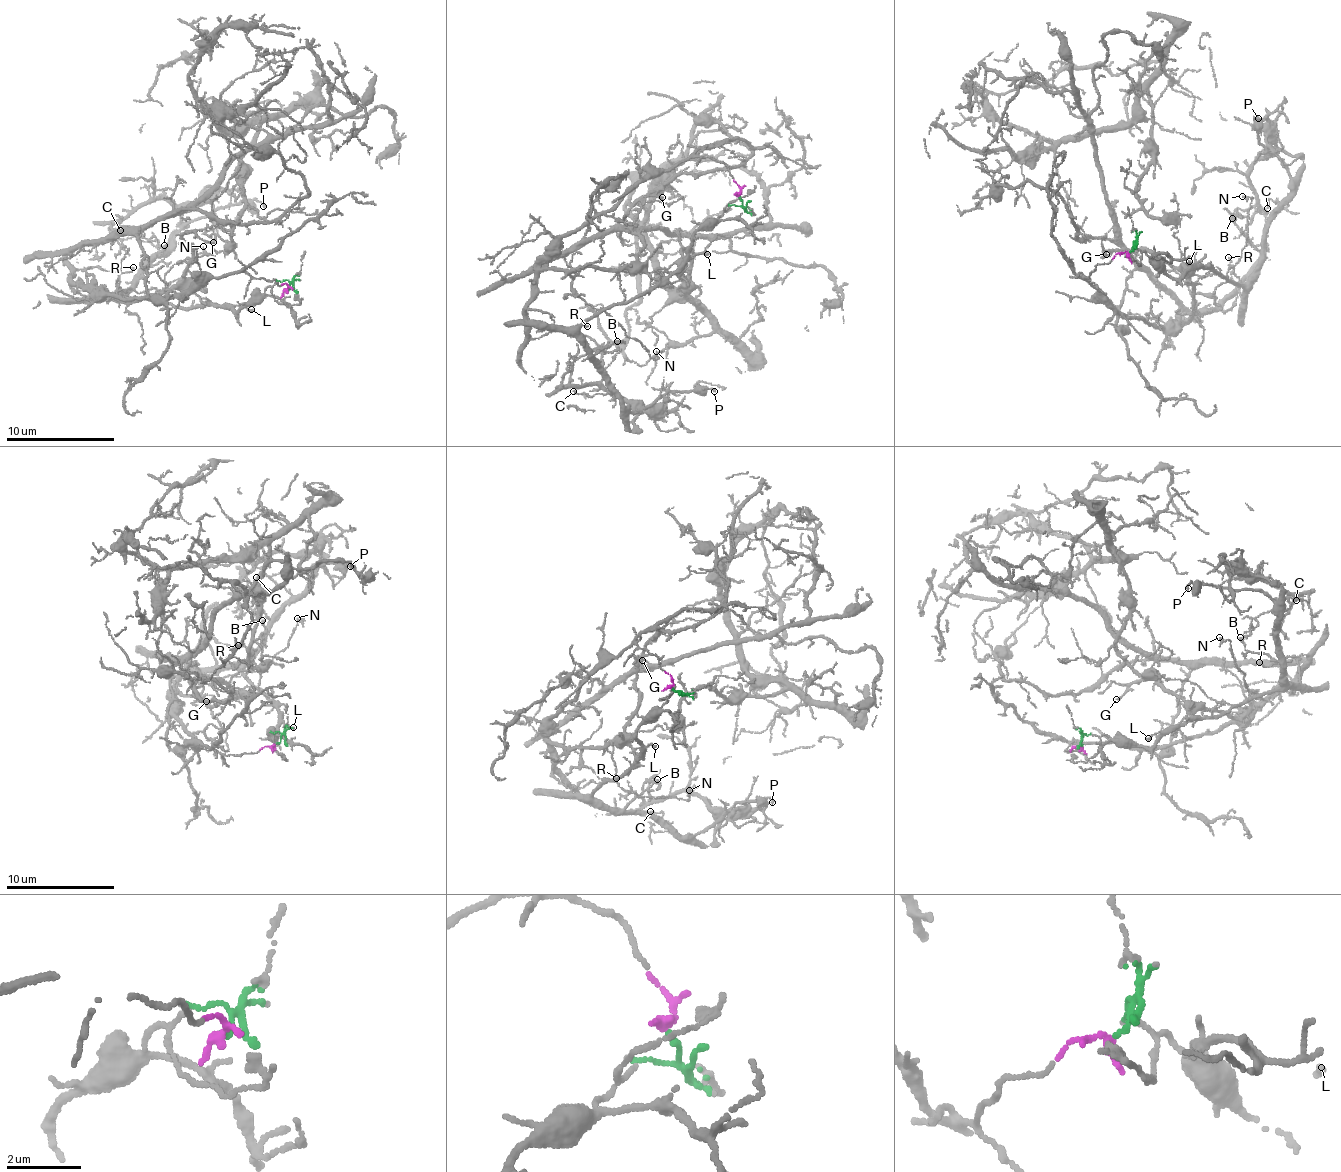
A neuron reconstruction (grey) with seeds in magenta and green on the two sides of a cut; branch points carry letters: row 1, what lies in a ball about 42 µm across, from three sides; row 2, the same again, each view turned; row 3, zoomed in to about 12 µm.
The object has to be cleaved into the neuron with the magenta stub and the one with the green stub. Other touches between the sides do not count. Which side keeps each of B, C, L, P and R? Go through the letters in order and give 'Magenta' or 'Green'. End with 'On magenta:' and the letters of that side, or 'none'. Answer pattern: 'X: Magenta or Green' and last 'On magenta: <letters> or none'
B: Green
C: Green
L: Green
P: Green
R: Magenta
On magenta: R

